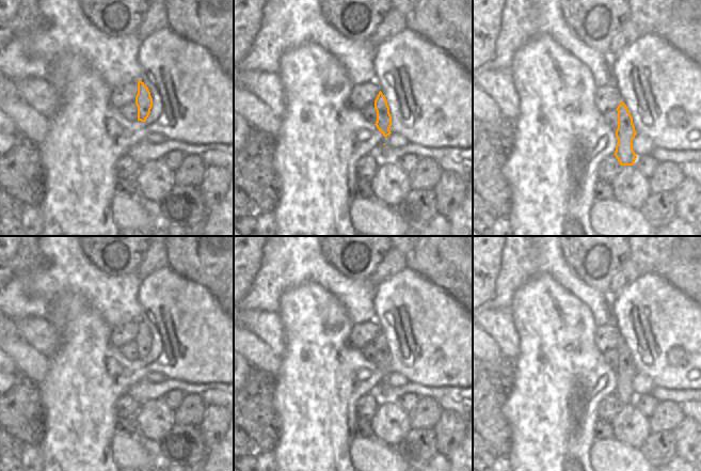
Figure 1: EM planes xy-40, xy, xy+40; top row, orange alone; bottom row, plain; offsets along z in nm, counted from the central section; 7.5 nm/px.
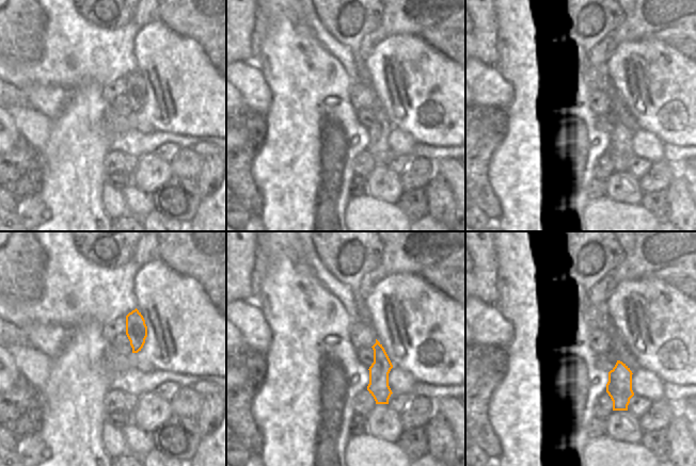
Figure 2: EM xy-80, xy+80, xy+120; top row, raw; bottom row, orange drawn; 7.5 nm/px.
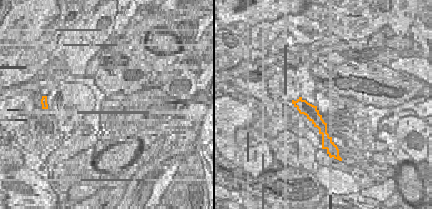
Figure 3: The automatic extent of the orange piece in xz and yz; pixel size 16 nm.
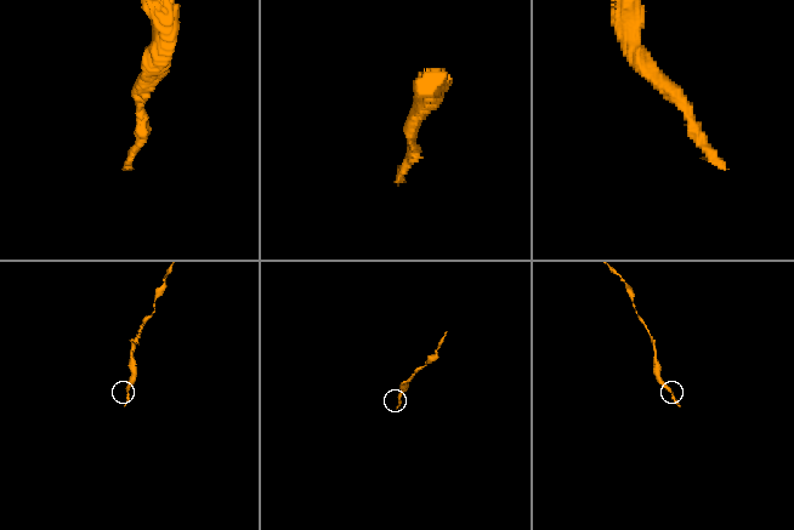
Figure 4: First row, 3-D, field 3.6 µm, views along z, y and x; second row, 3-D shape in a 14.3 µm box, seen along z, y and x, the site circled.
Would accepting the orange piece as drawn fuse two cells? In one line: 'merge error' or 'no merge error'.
no merge error

